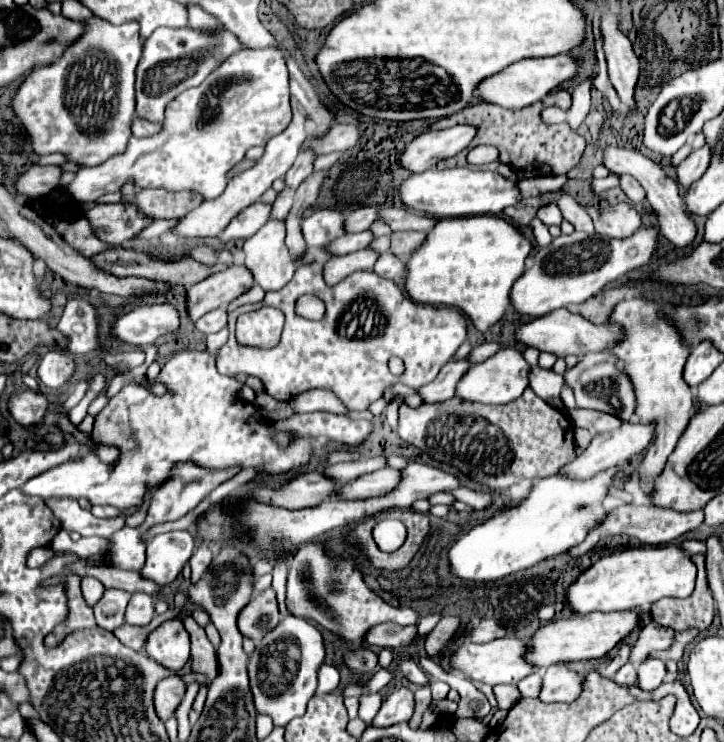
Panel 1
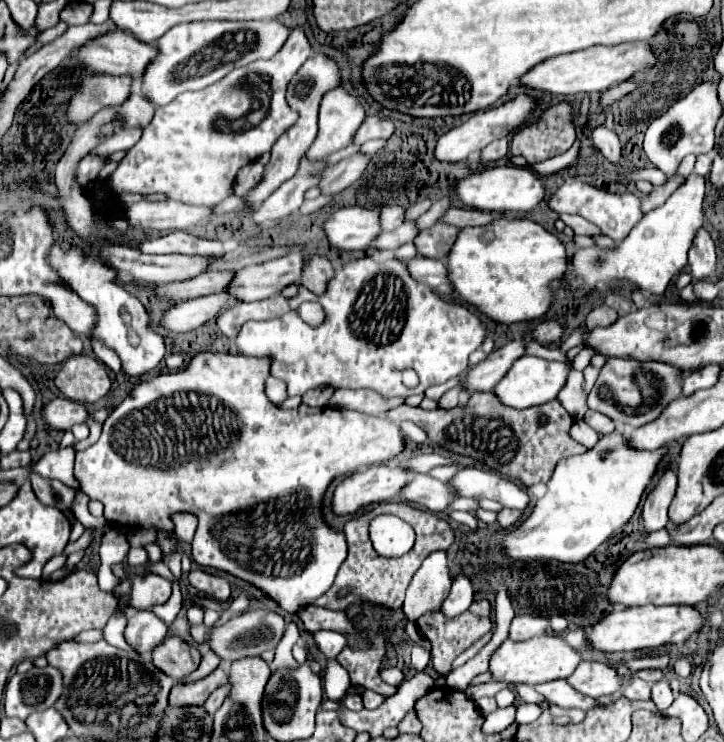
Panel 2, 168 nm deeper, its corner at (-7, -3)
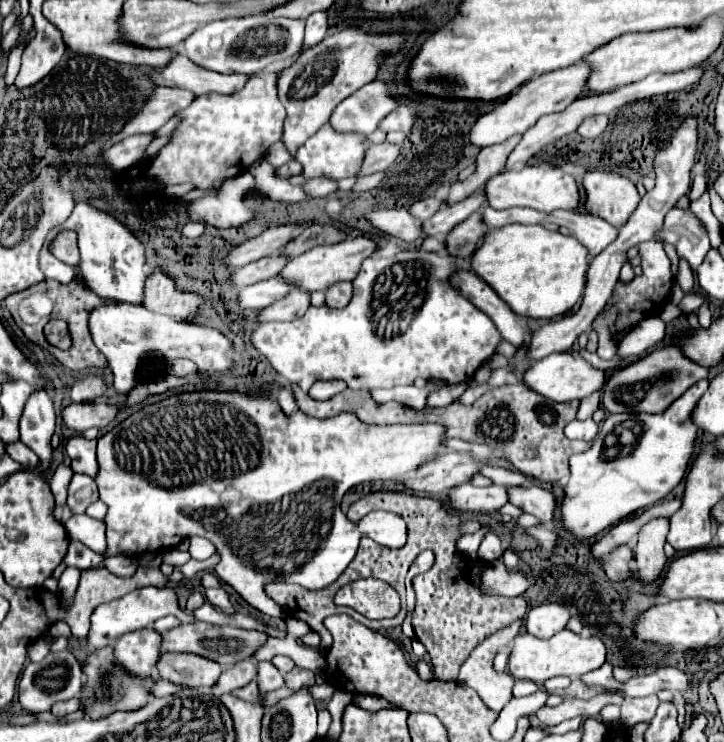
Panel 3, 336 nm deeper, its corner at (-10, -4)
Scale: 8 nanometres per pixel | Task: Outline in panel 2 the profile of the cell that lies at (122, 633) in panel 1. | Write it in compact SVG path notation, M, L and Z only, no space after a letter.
M123 598L119 604L118 611L113 614L113 618L107 622L107 626L103 628L103 638L117 646L117 648L125 648L125 650L131 650L131 646L125 642L123 638L123 630L125 630L125 624L127 624L127 616L124 610L125 598Z

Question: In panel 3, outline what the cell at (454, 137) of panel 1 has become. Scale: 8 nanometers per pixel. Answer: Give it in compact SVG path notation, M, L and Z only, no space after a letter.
M576 63L572 67L556 69L552 73L544 73L540 77L534 77L526 85L522 85L516 93L512 93L502 105L494 107L492 111L478 117L478 121L470 129L470 143L482 149L482 147L502 143L502 141L506 141L508 137L512 137L516 133L524 135L532 125L536 125L536 121L540 117L556 113L556 111L564 111L578 95L582 95L588 75L590 75L588 65L586 63Z

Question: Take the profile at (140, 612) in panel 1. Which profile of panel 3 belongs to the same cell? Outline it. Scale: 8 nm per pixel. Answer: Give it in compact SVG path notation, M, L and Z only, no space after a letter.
M138 629L116 639L114 661L138 677L152 675L160 655L162 635L154 629Z

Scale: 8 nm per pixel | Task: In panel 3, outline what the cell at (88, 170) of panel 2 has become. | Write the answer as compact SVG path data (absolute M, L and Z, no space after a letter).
M134 135L134 137L126 137L124 141L112 145L108 151L104 151L104 159L102 163L110 169L110 171L122 171L130 165L134 165L136 161L142 159L144 149L148 147L148 143L152 141L150 135Z

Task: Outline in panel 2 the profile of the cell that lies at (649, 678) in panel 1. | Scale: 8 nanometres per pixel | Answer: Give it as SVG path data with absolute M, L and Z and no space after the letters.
M661 680L657 684L653 684L653 702L657 704L657 708L663 712L667 710L671 704L673 704L673 692L669 688L669 682L667 680Z

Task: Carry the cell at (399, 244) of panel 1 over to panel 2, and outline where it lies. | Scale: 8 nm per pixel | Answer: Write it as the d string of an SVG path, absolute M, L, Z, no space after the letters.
M445 222L435 224L433 228L427 228L417 236L415 246L425 258L447 260L447 254L455 244L457 234L459 234L459 228L453 224L445 224Z

